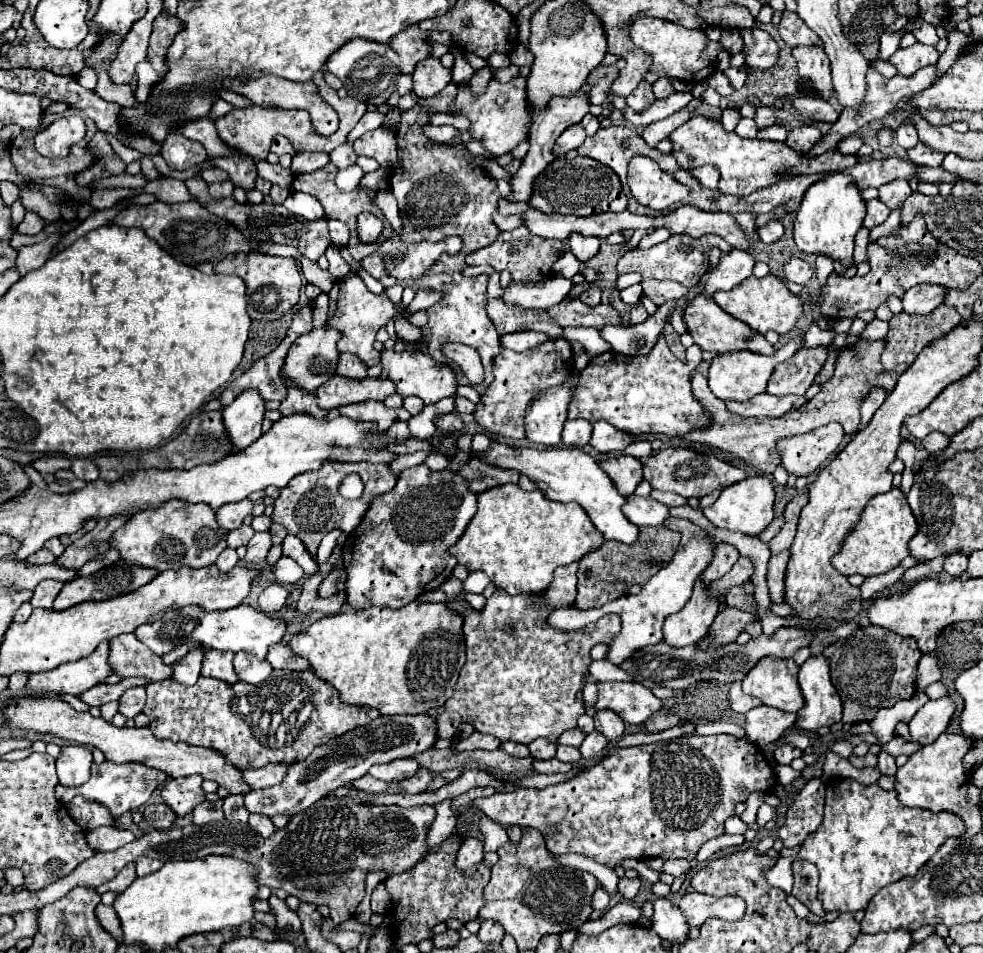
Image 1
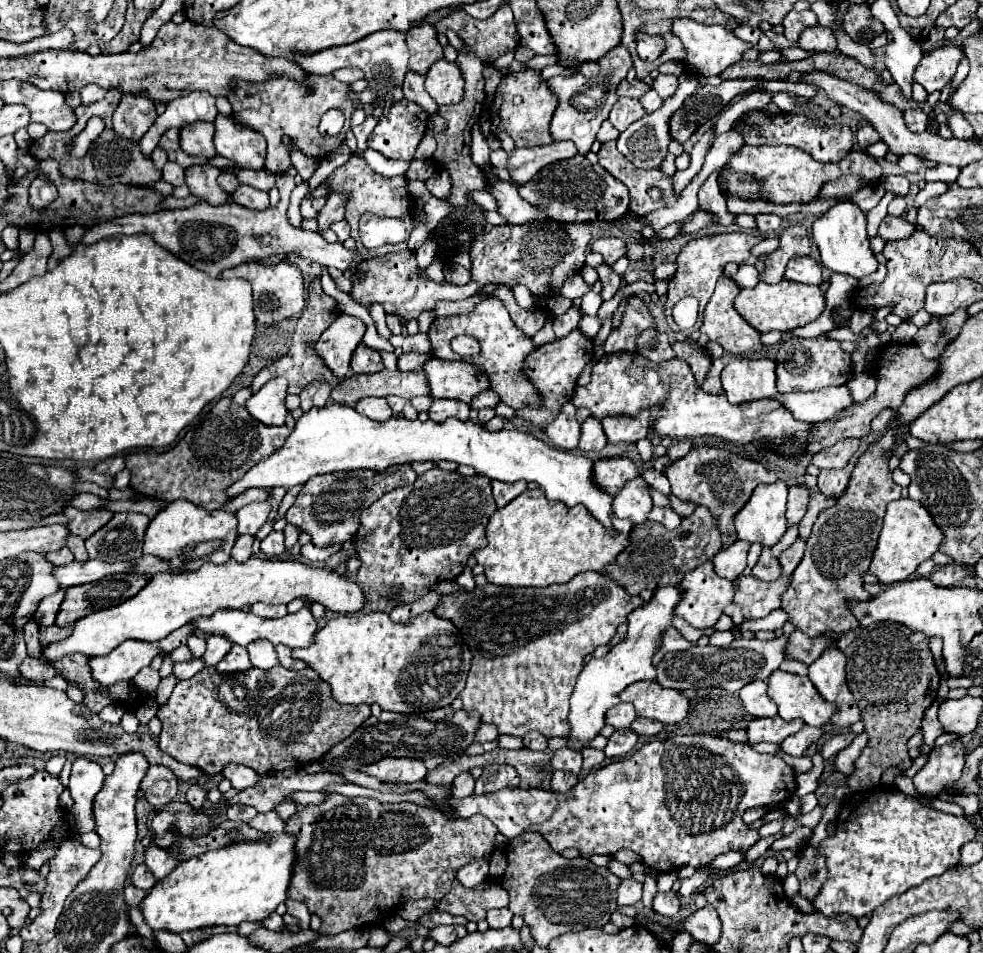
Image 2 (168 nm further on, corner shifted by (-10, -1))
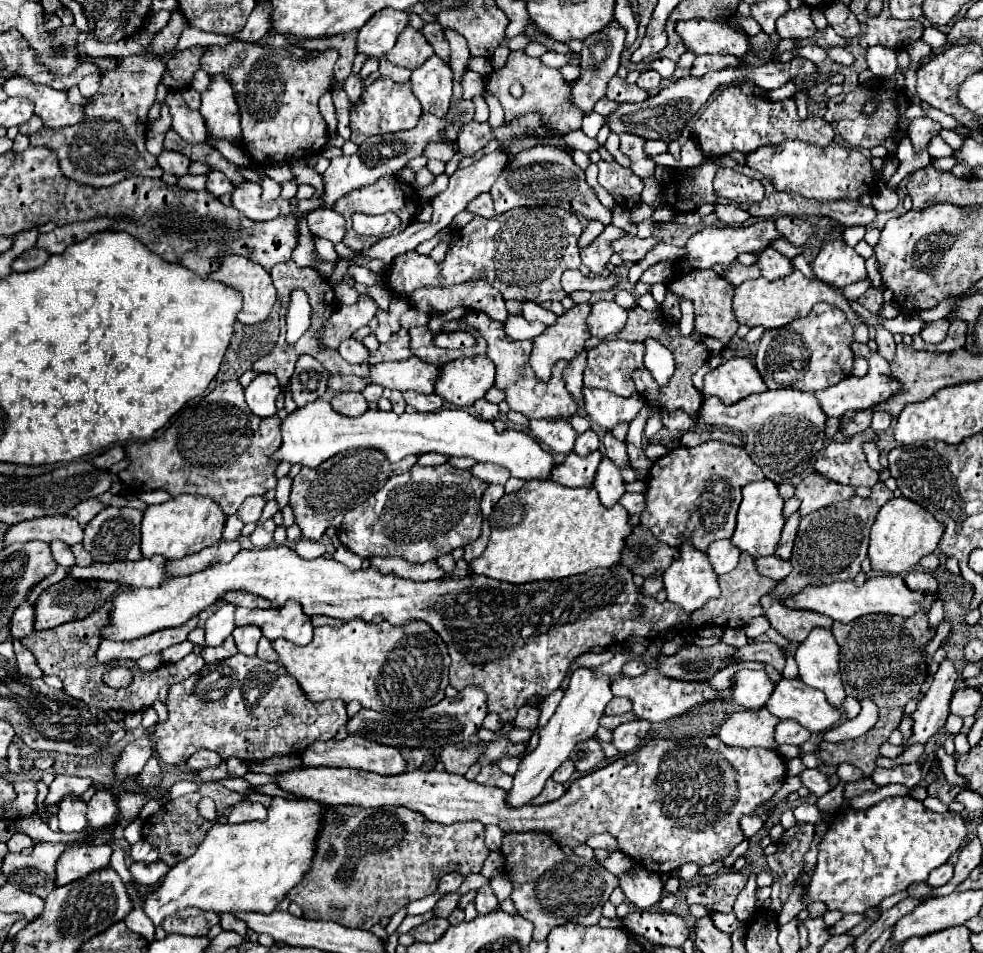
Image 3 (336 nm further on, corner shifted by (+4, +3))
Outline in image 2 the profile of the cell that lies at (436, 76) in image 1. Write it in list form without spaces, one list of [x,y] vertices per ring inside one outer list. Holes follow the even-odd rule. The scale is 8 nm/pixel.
[[[445,59],[431,65],[425,79],[425,91],[433,97],[437,107],[455,105],[463,99],[463,75],[457,63],[449,63]]]

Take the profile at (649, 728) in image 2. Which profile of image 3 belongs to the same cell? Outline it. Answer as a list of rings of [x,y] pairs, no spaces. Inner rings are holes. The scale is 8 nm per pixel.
[[[625,713],[625,715],[617,715],[617,717],[609,717],[609,715],[603,715],[601,717],[601,725],[605,729],[615,729],[621,723],[627,723],[627,721],[637,721],[637,717],[633,713]]]

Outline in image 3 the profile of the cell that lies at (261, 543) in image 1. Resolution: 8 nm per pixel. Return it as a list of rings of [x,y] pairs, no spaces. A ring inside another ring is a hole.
[[[269,519],[261,525],[257,525],[257,529],[251,533],[249,539],[255,547],[269,547],[269,545],[273,545],[273,531],[275,531],[275,523],[273,523],[273,519]]]

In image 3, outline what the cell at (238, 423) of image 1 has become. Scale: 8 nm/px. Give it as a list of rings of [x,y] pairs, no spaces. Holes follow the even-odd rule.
[[[263,373],[257,375],[247,387],[245,387],[245,401],[249,409],[257,417],[273,417],[275,415],[275,399],[281,391],[281,385],[275,375]]]

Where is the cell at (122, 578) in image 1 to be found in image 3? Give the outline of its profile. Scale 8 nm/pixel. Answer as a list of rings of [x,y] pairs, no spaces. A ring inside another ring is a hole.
[[[67,577],[61,583],[55,583],[53,587],[49,587],[49,591],[41,593],[37,603],[35,603],[35,629],[53,629],[57,625],[63,625],[67,621],[73,619],[83,619],[89,613],[97,611],[97,607],[101,607],[115,591],[119,591],[119,583],[105,583],[105,581],[81,581],[81,579],[73,579]]]

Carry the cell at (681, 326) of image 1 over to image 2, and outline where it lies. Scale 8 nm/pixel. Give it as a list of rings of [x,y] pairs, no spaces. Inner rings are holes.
[[[723,233],[723,235],[707,235],[701,239],[693,239],[689,241],[683,251],[677,257],[677,271],[668,281],[668,295],[664,306],[664,315],[670,328],[674,332],[679,332],[679,328],[672,316],[672,308],[677,301],[681,301],[687,295],[693,295],[695,299],[699,299],[699,320],[695,323],[692,331],[699,330],[703,323],[704,308],[715,289],[717,279],[723,275],[723,267],[733,261],[733,263],[747,263],[747,259],[751,257],[751,247],[755,243],[759,243],[761,237],[759,235],[747,235],[747,233]]]

